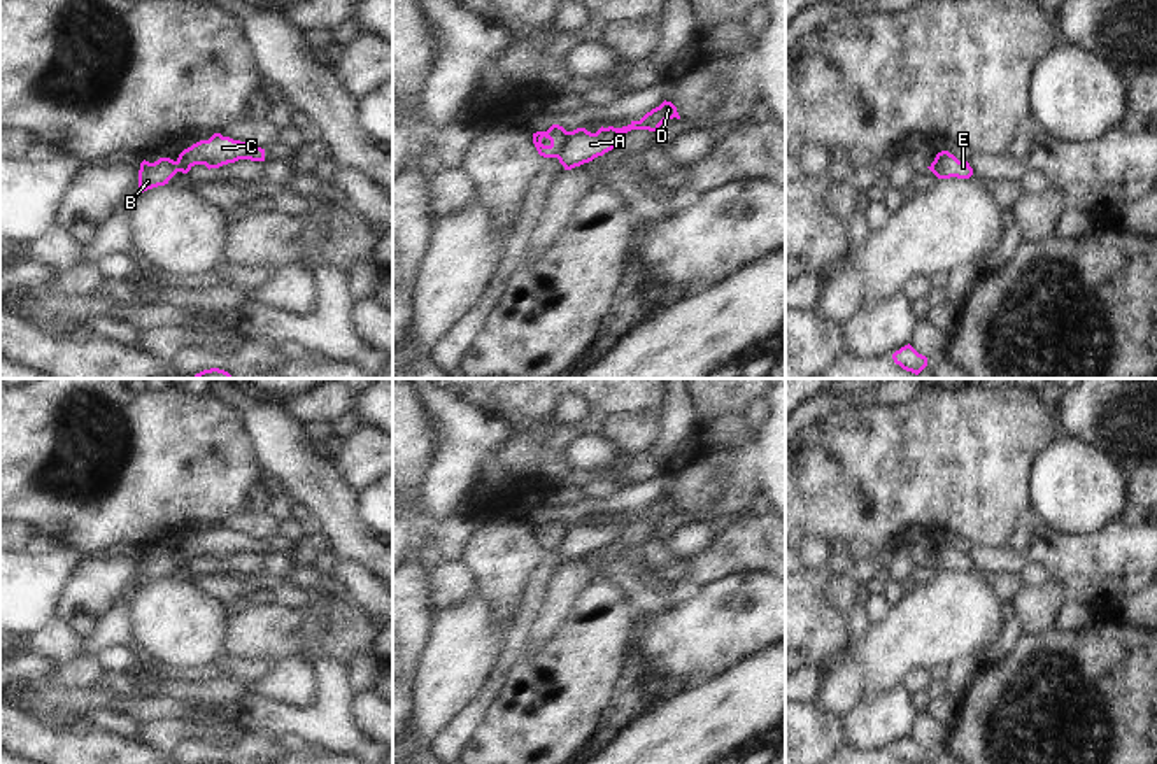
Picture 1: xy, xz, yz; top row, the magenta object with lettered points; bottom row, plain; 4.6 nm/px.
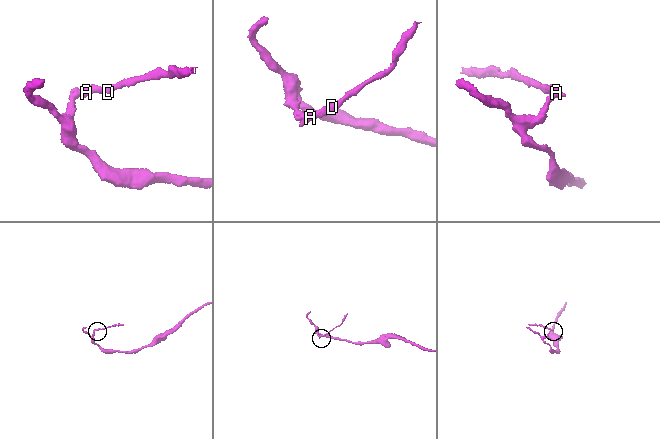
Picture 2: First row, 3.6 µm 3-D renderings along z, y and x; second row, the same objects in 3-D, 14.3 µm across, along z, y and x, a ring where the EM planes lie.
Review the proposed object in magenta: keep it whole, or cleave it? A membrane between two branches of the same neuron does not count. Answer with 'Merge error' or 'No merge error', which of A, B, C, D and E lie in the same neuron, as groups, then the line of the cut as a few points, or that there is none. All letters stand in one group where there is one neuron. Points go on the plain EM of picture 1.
Merge error. Groups: A C D E / B. Split along xz (568, 524), (565, 538), (554, 549)

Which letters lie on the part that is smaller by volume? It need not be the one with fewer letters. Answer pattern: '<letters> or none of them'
A, C, D, E

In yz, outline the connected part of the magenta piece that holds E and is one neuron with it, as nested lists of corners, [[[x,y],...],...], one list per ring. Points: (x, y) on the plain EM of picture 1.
[[[948,543],[938,545],[931,559],[938,561],[940,564],[938,571],[950,571],[950,569],[969,571],[973,568],[973,561],[969,559],[969,555],[959,554]]]

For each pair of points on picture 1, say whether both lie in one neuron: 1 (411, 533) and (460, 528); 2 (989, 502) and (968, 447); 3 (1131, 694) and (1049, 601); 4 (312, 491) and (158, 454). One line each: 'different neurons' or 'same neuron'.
1: same neuron
2: same neuron
3: different neurons
4: different neurons

